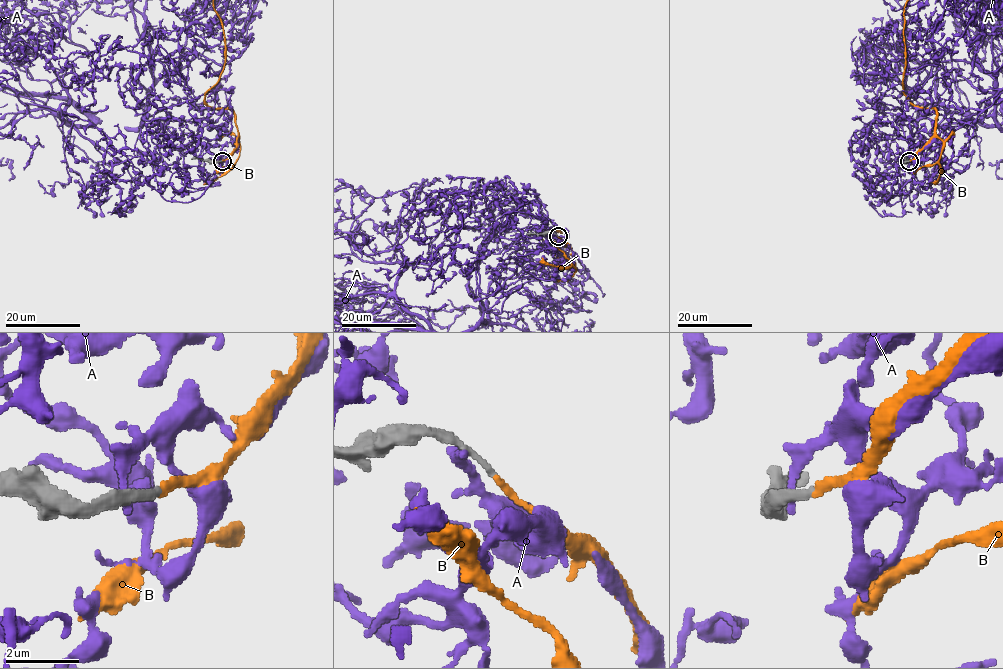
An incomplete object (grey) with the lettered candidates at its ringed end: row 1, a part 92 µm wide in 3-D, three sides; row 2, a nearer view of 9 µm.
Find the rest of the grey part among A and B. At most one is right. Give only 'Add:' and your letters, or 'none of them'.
Add: B

